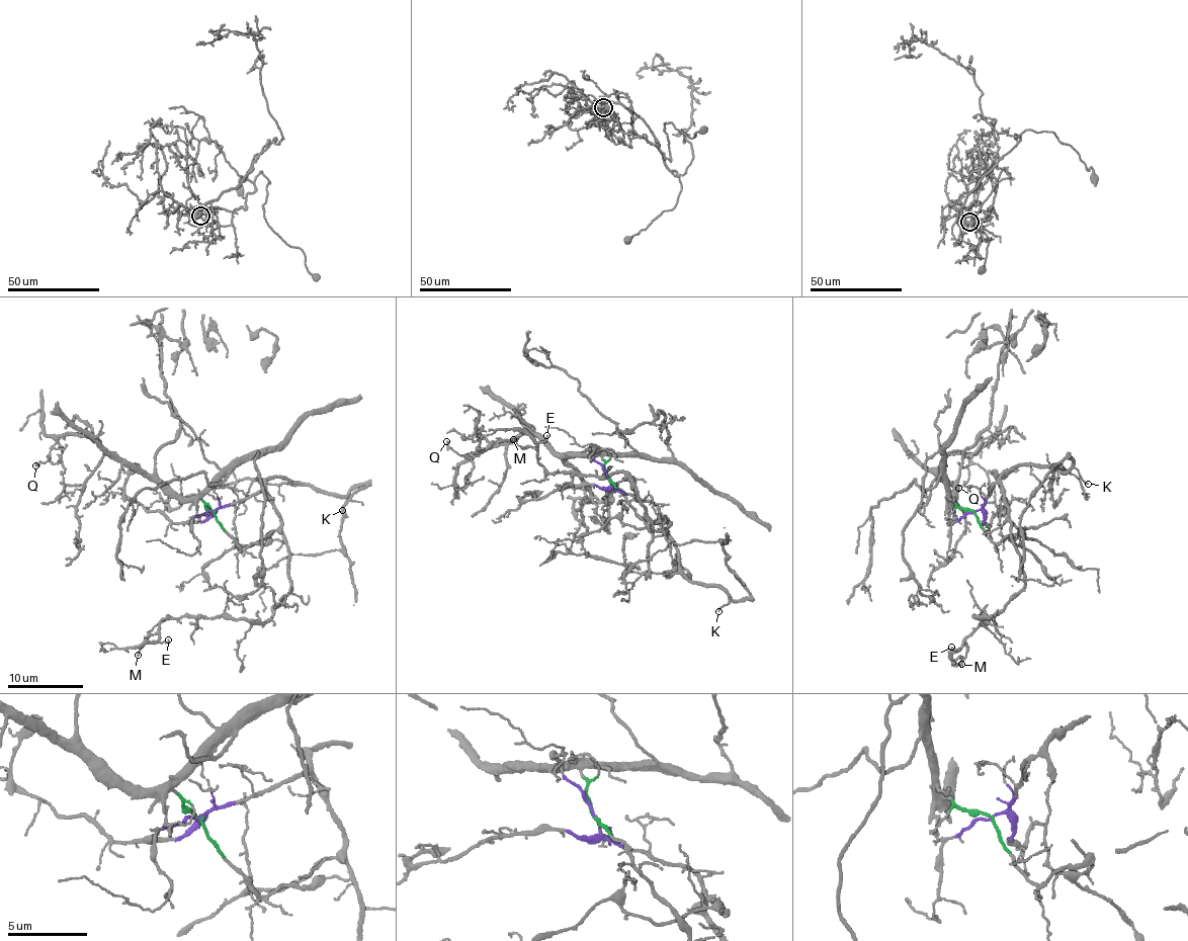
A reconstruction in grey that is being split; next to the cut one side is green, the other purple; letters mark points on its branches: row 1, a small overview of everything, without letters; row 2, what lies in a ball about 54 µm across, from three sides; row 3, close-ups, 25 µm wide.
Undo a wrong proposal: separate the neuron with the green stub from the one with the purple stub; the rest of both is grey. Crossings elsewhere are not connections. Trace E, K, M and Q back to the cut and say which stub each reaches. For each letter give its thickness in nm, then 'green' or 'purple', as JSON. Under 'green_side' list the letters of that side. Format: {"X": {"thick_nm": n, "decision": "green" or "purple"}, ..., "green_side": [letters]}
{"E": {"thick_nm": 90, "decision": "purple"}, "K": {"thick_nm": 90, "decision": "purple"}, "M": {"thick_nm": 100, "decision": "purple"}, "Q": {"thick_nm": 120, "decision": "green"}, "green_side": ["Q"]}

